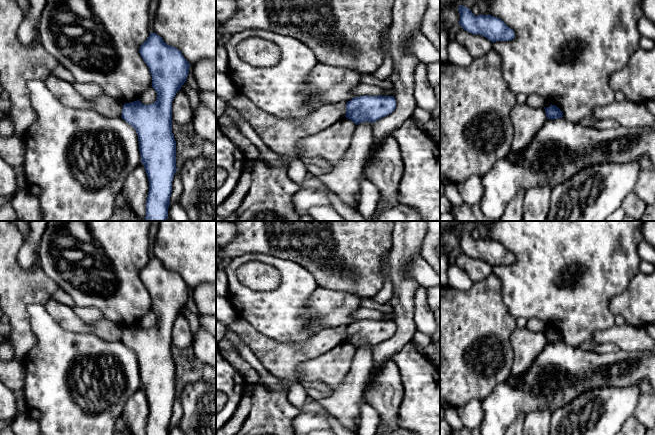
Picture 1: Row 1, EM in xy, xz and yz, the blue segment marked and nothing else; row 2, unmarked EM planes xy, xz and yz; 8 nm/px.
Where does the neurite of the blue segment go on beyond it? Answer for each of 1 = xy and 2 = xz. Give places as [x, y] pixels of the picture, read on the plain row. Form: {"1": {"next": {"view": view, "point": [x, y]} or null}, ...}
{"1": {"next": null}, "2": {"next": null}}

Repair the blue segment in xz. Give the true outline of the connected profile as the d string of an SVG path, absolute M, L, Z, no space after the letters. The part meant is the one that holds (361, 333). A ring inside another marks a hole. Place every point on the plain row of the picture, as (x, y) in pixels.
M360 320L346 327L345 341L356 349L363 346L376 346L388 340L396 332L394 320Z

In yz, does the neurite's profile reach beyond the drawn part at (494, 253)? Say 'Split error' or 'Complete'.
Complete

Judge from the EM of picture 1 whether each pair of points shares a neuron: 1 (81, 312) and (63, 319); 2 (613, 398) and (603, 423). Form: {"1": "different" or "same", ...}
{"1": "different", "2": "same"}

